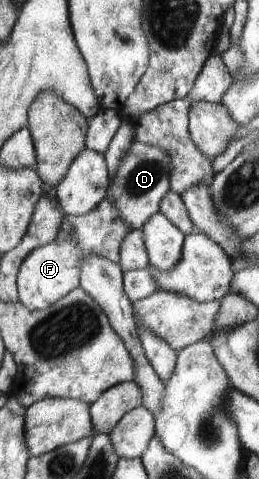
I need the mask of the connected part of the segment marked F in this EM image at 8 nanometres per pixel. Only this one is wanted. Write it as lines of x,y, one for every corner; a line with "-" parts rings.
104,198
99,207
86,215
65,215
58,235
49,244
34,249
20,264
16,285
19,301
30,311
40,311
62,299
79,286
81,259
88,255
98,255
114,263
124,237
130,233
128,225
118,217
114,201

